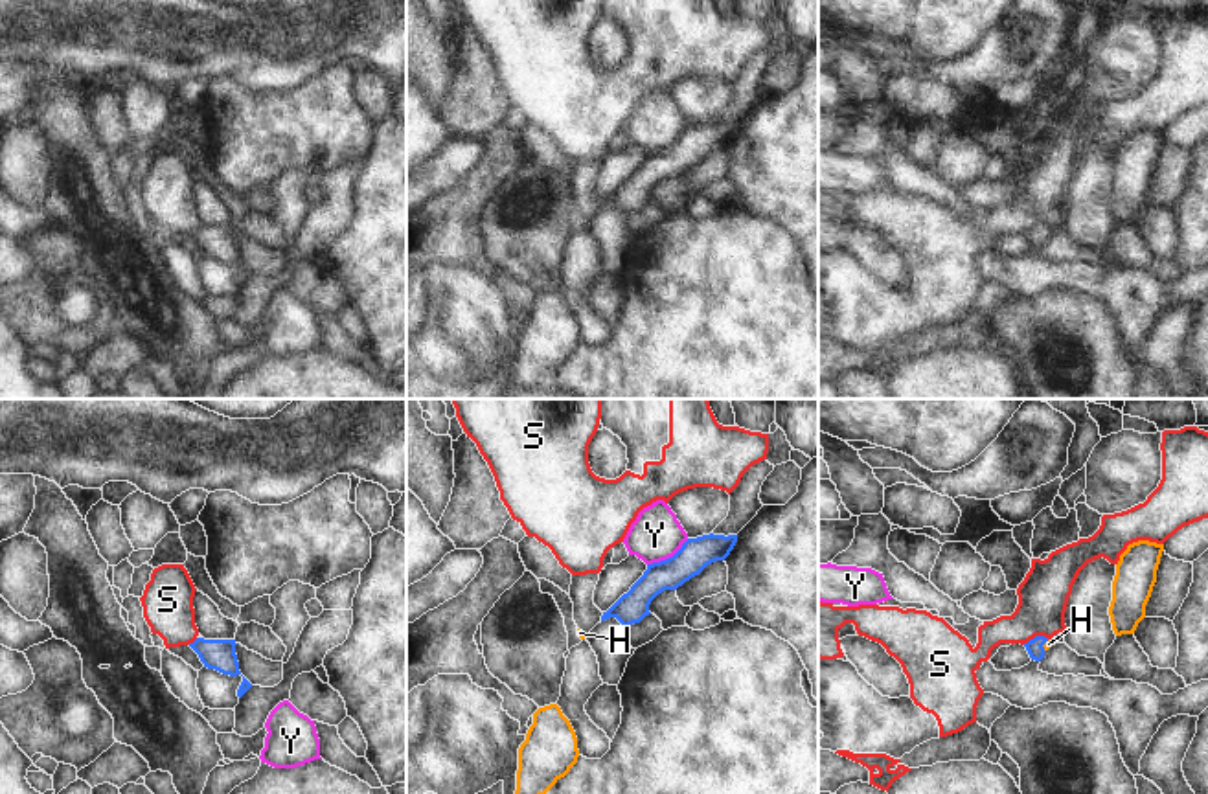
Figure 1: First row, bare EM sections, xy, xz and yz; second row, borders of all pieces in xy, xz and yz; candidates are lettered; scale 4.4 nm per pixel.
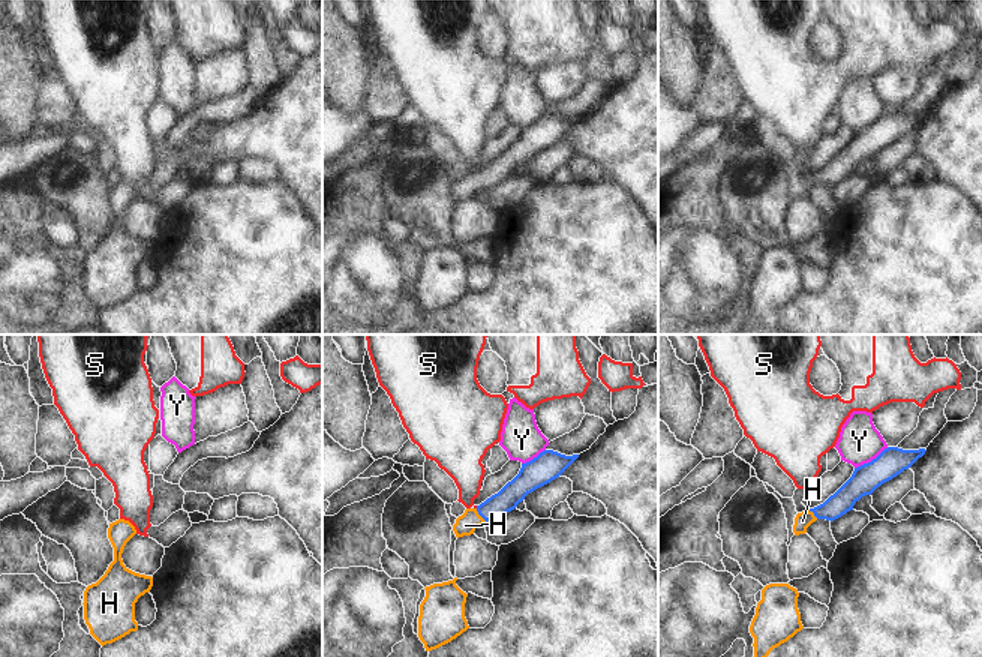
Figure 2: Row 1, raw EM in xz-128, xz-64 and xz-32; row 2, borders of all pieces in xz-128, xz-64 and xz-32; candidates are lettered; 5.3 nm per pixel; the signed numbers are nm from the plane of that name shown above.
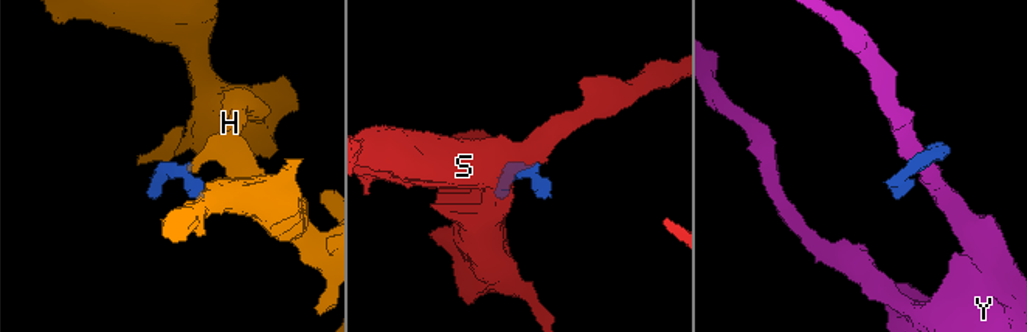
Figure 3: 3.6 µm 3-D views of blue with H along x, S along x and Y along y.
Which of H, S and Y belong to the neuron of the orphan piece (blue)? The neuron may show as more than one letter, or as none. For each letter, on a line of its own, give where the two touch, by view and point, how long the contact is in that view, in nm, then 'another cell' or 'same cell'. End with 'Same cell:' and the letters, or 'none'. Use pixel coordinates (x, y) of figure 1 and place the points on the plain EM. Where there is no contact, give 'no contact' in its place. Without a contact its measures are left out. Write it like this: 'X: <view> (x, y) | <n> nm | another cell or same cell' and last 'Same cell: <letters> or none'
H: yz (1043, 232) | 60 nm | same cell
S: yz (1036, 225) | 120 nm | another cell
Y: xz (670, 146) | 220 nm | another cell
Same cell: H

